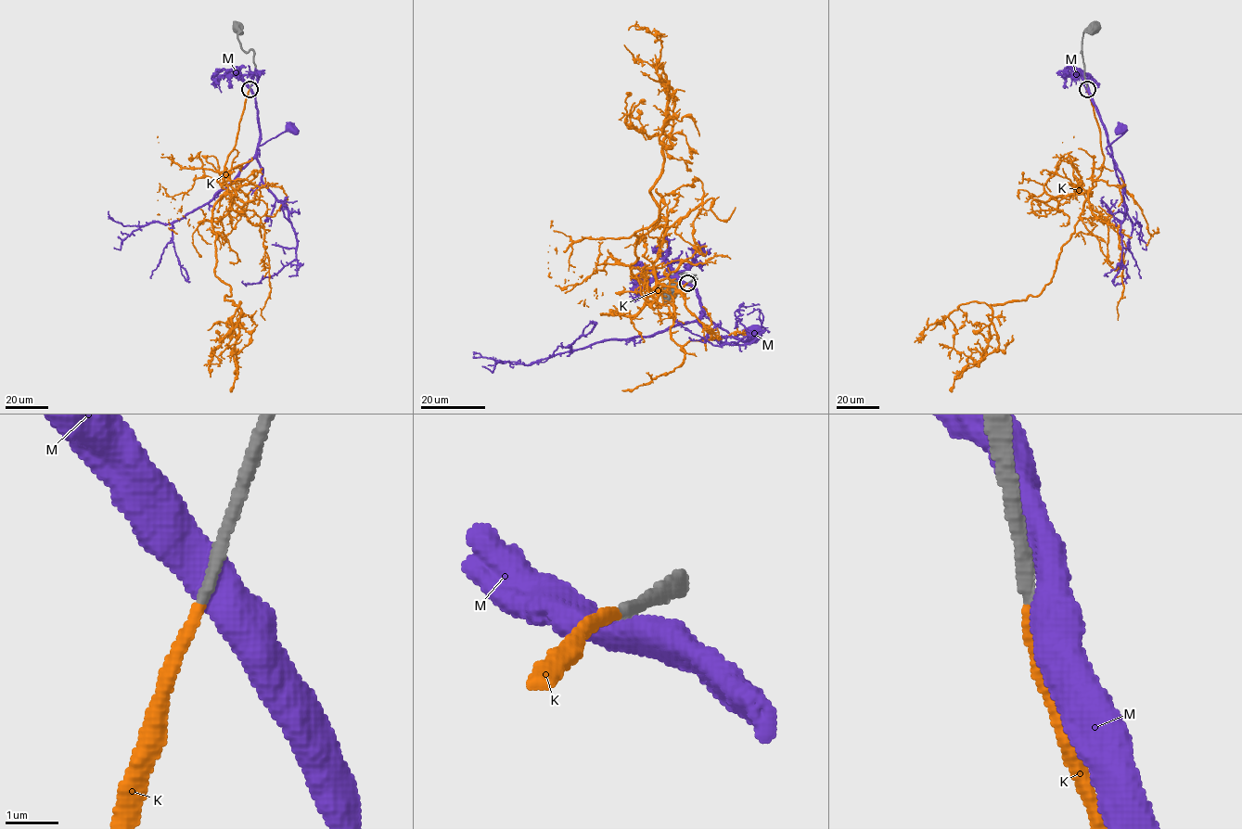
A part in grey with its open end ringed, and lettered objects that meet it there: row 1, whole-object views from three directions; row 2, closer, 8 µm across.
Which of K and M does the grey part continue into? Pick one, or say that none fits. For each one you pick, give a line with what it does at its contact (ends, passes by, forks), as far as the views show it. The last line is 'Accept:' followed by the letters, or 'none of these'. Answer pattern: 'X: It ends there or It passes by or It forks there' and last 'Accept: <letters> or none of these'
K: It ends there
Accept: K

